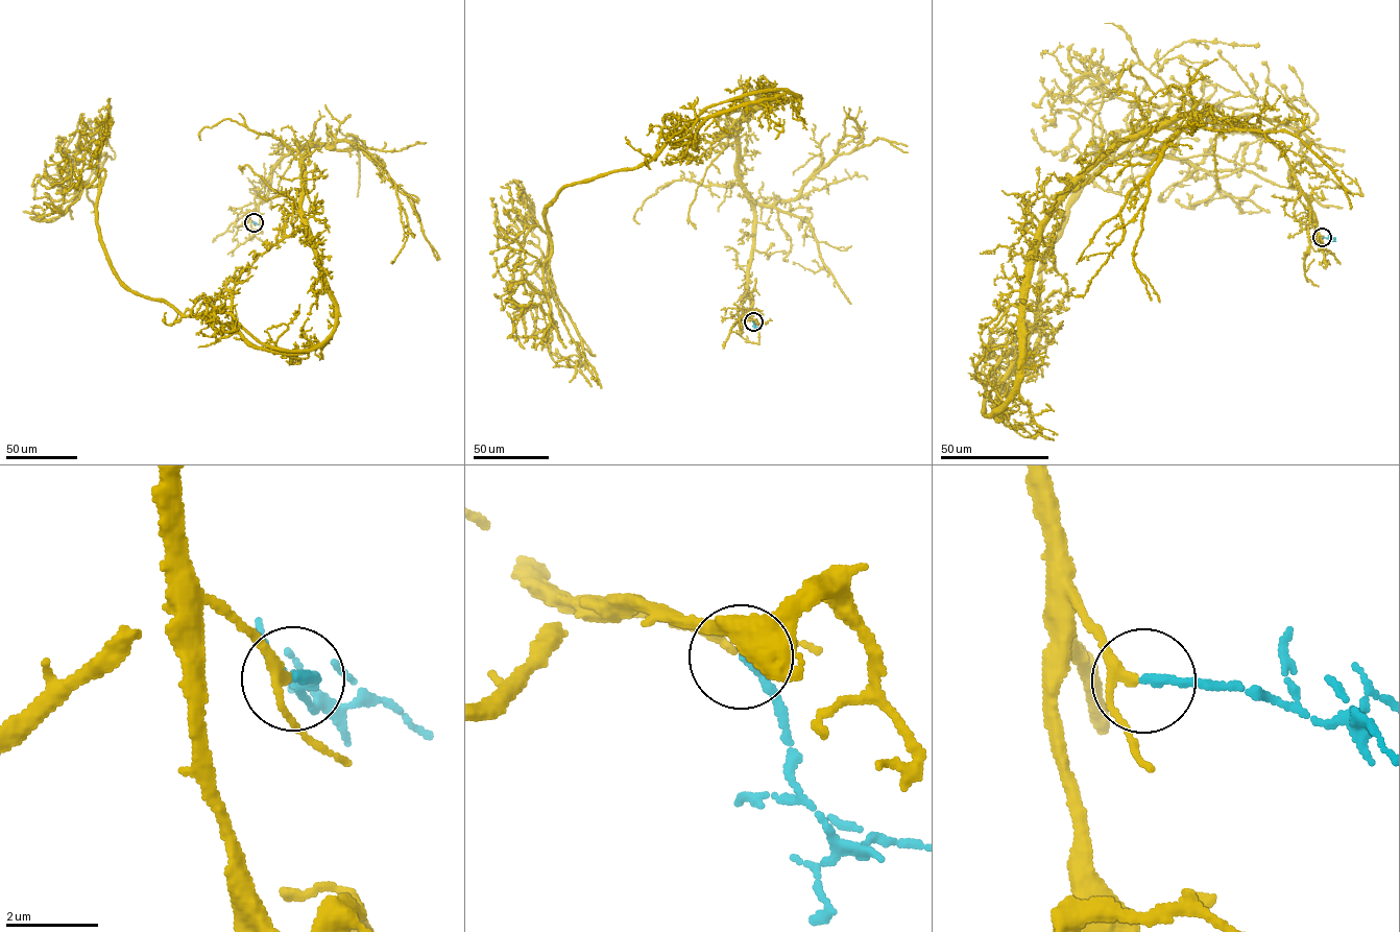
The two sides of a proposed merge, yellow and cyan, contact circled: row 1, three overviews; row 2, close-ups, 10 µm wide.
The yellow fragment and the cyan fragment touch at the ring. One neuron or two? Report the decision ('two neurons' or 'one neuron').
one neuron

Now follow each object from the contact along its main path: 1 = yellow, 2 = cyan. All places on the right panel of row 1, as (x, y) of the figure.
1: (1322, 237), (1313, 213), (1279, 149), (1262, 135), (1197, 114), (1119, 142), (1054, 207), (1037, 240)
2: (1322, 237), (1335, 241)

